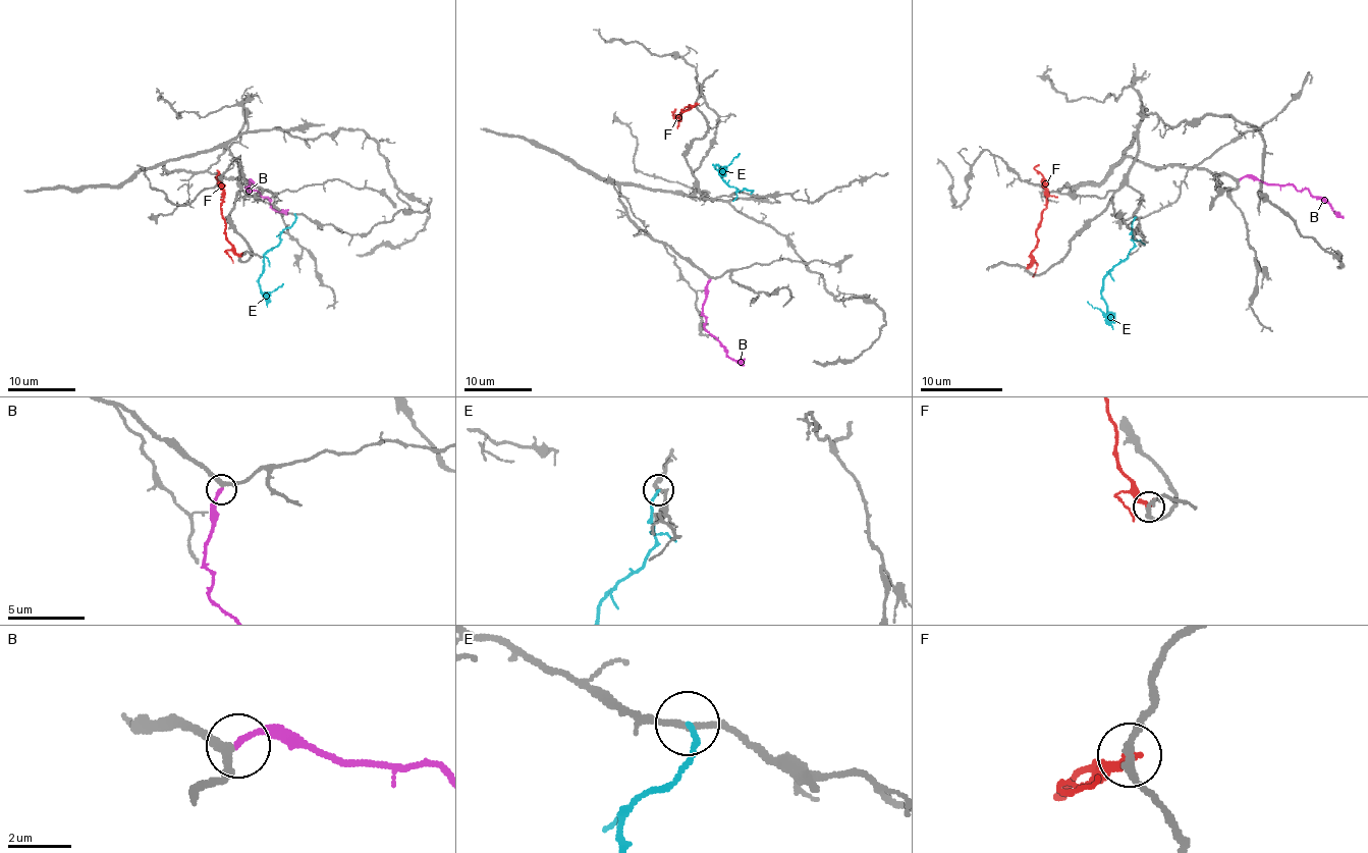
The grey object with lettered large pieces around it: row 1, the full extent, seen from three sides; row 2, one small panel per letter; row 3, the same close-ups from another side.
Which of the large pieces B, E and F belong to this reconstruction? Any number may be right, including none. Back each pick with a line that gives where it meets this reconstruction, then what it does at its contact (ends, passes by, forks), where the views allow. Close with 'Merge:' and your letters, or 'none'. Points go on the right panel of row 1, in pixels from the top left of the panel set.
B: Touches grey at (1240, 179). It ends there
Merge: B

